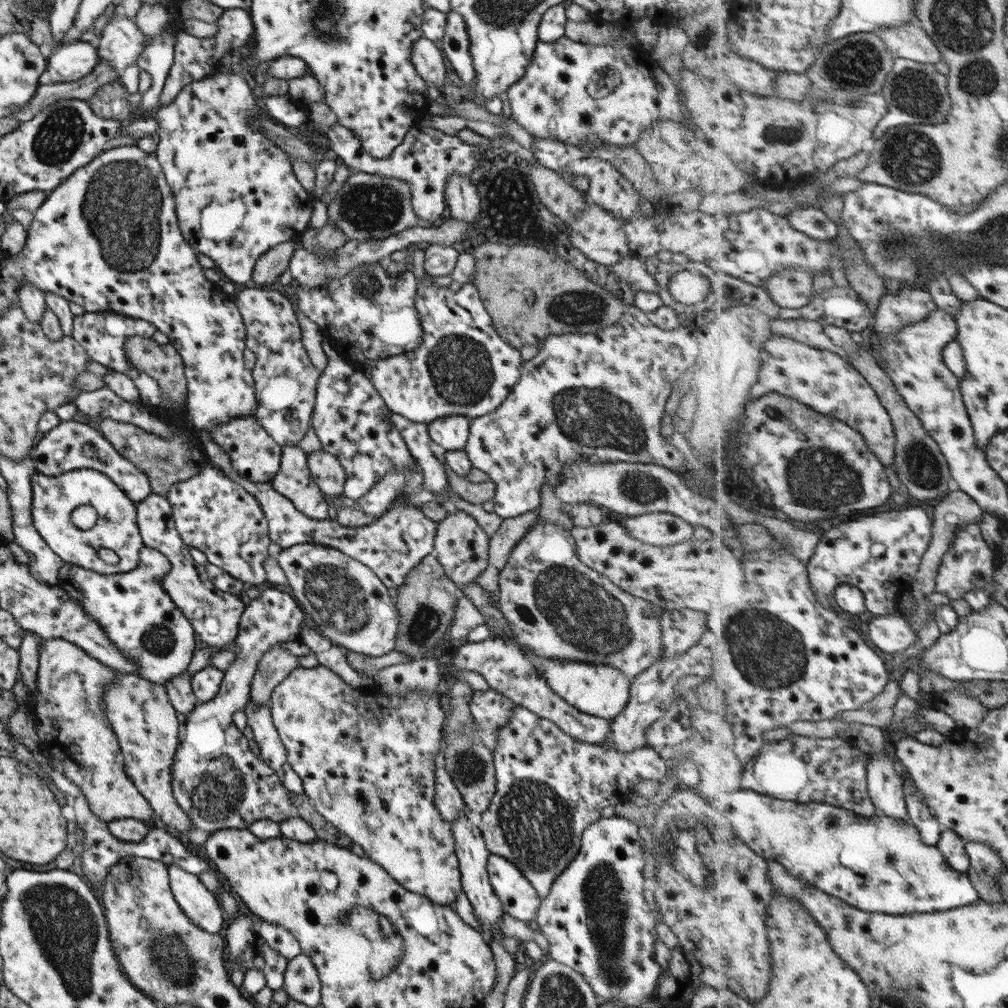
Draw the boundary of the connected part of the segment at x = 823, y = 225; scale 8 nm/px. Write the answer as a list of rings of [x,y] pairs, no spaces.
[[[814,204],[802,205],[786,217],[798,232],[809,234],[818,241],[837,240],[841,233],[841,227],[820,206]]]

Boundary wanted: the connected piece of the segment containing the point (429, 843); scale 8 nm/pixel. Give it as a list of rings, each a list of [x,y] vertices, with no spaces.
[[[324,665],[314,668],[298,667],[292,670],[284,680],[274,688],[269,700],[269,708],[274,726],[287,750],[287,762],[302,779],[304,794],[308,796],[312,805],[328,822],[332,824],[346,836],[350,837],[353,844],[360,844],[365,850],[365,856],[372,862],[382,866],[396,882],[399,882],[410,892],[421,894],[430,901],[442,906],[451,906],[458,895],[463,892],[461,887],[461,872],[459,860],[455,852],[454,832],[452,825],[442,818],[440,811],[434,802],[436,786],[436,766],[434,762],[436,754],[444,749],[443,728],[445,727],[445,714],[442,712],[440,701],[441,692],[436,694],[394,694],[394,692],[384,692],[382,688],[367,689],[359,691],[347,684],[342,677],[328,669]]]

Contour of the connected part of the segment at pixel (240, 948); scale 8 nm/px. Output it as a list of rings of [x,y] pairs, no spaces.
[[[242,908],[238,917],[227,923],[223,935],[227,942],[226,951],[230,953],[228,966],[230,967],[229,970],[232,970],[232,963],[241,963],[244,971],[259,969],[259,972],[264,974],[267,981],[266,991],[274,992],[283,988],[285,971],[289,961],[276,950],[265,947],[266,942],[264,942],[264,939],[258,934],[258,930],[256,930],[257,921],[256,916]]]

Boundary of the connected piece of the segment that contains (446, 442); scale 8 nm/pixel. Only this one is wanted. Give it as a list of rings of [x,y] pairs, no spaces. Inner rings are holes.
[[[456,414],[436,418],[427,424],[428,434],[440,450],[464,450],[470,434],[470,419]]]

